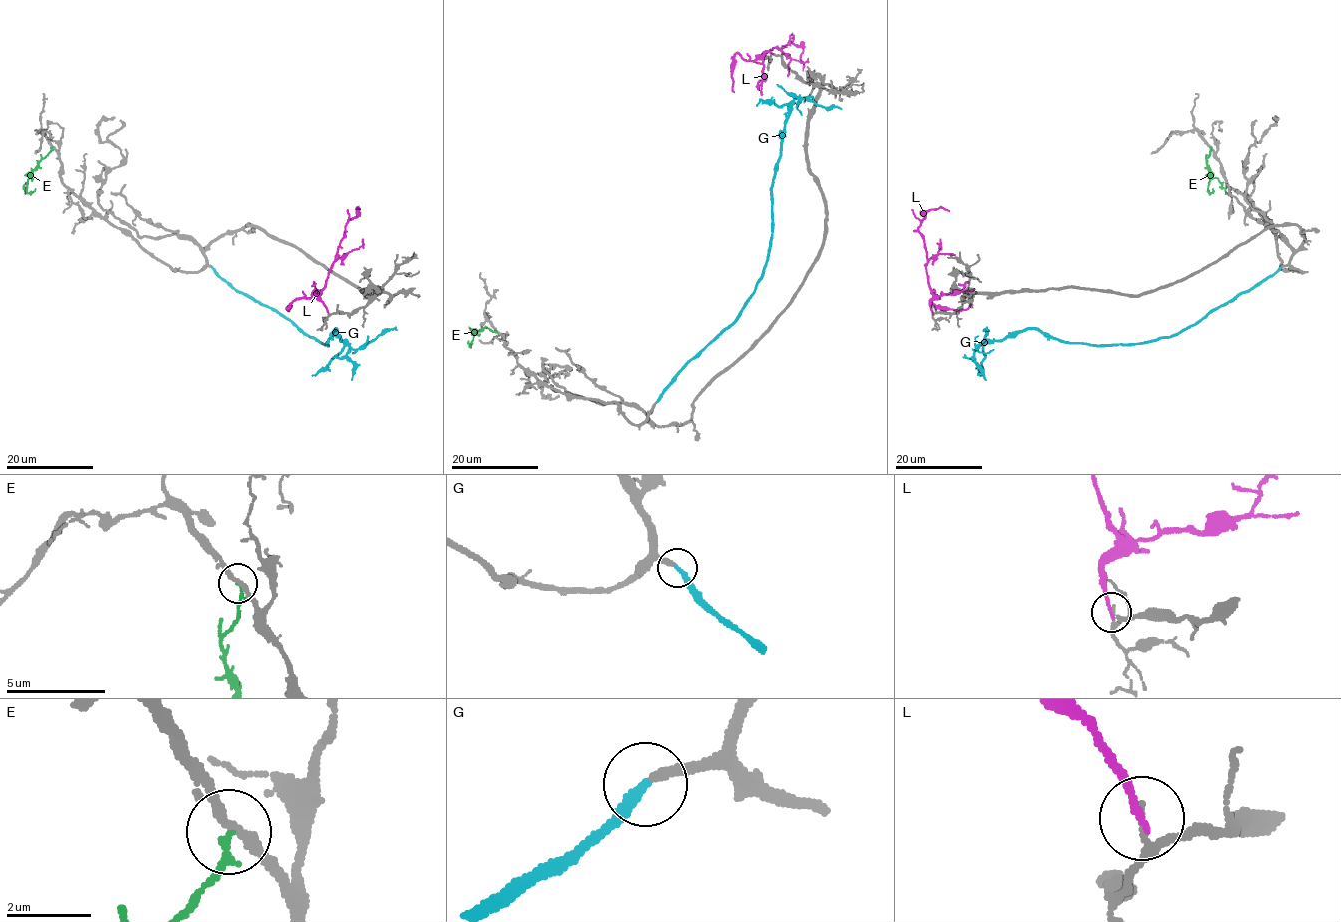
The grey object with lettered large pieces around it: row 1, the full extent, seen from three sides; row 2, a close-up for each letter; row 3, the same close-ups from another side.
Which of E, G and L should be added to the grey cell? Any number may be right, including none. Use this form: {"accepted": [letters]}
{"accepted": ["G"]}

